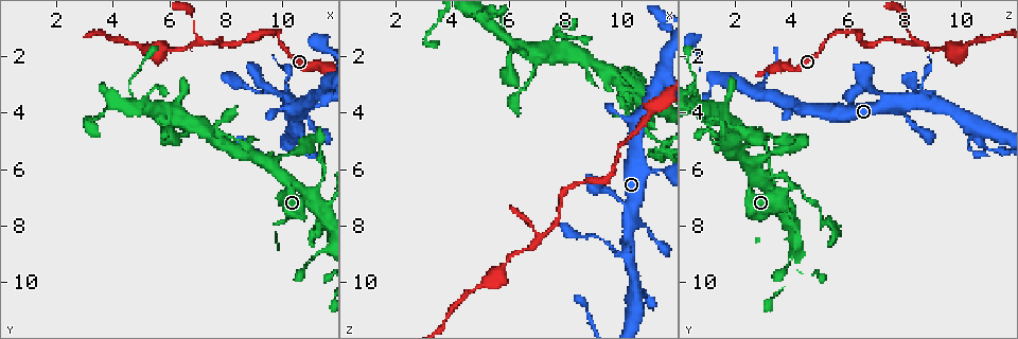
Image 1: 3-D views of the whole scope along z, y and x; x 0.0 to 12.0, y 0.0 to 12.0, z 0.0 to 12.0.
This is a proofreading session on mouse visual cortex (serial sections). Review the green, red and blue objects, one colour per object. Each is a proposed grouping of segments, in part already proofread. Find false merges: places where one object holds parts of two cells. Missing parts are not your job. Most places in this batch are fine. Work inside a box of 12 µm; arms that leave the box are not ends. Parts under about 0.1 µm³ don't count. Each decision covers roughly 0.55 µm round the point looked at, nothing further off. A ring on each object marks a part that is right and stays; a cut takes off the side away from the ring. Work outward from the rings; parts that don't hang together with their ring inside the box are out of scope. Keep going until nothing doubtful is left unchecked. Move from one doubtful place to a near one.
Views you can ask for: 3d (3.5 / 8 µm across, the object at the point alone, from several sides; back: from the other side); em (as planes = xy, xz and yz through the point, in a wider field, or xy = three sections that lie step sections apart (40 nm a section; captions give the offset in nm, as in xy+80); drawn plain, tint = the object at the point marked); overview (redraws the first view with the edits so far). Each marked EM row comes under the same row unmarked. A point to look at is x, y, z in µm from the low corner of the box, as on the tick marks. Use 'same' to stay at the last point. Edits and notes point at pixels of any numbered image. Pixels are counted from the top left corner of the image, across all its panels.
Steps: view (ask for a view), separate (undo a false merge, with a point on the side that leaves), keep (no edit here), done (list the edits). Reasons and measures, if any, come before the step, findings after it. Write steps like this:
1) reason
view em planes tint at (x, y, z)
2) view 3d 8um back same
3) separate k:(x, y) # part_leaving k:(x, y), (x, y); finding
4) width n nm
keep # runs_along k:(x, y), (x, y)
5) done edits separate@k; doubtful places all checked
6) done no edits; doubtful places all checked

branch point
view 3d 3.5um at (7.2, 1.5, 8.3)

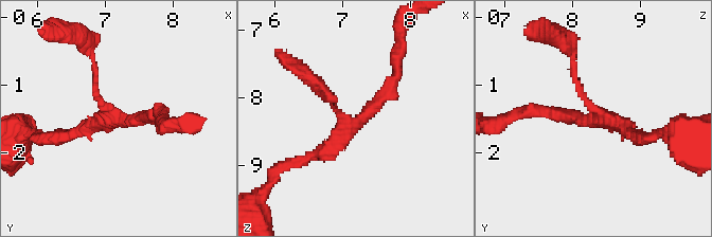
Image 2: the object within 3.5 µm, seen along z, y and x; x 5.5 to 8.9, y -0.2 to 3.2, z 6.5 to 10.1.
arms 3; arm_widths 100, 200, 200 nm
view em xy step 5 tint at (7.20, 1.50, 8.40)

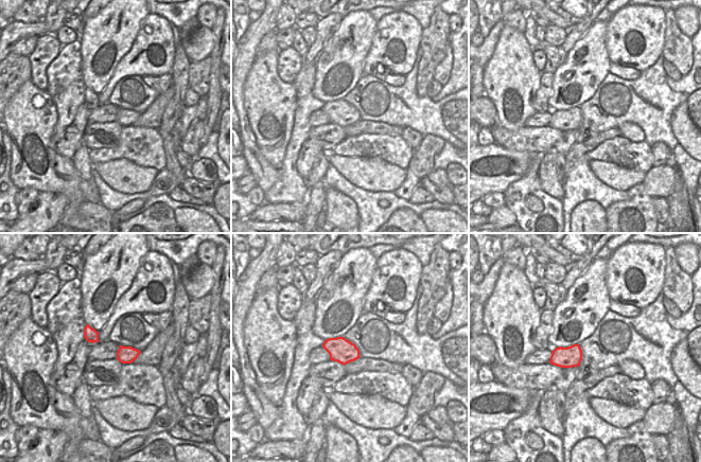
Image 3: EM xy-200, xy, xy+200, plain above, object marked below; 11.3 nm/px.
keep # runs_along 2:(396, 69), (384, 99), (299, 161); all the same cell

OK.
abrupt turn
view 3d 8um at (10.2, 6.6, 4.0)

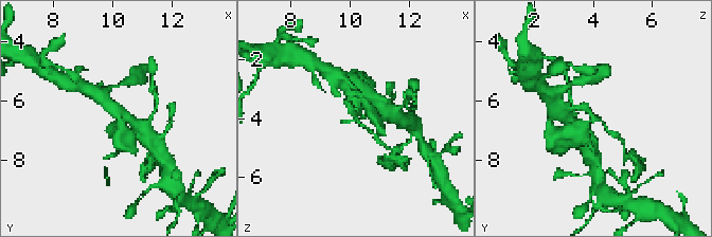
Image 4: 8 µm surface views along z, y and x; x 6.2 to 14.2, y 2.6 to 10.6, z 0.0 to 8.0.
view em xy step 2 tint at (10.2, 6.7, 4.0)

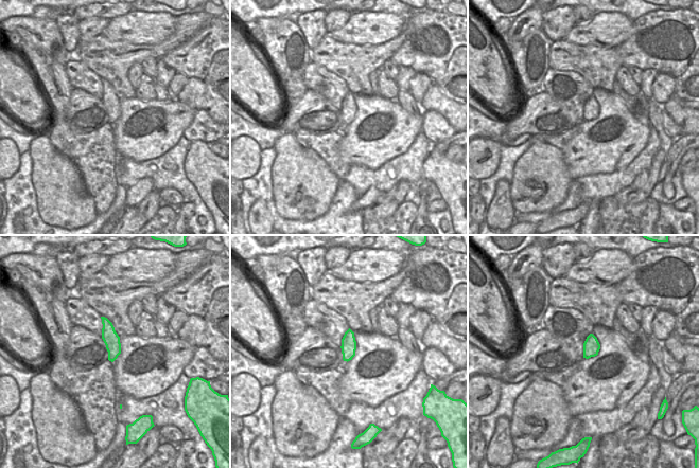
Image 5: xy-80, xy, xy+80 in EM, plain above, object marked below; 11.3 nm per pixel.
keep # runs_along 4:(360, 86), (355, 120), (375, 137); all the same cell

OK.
abrupt turn
view 3d 3.5um at (11.3, 7.6, 5.0)

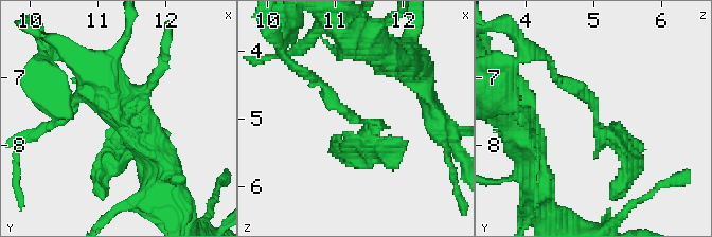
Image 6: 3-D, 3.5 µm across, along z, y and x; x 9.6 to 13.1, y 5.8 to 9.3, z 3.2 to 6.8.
need the tissue
view em xy step 2 tint at (11.40, 7.65, 5.00)

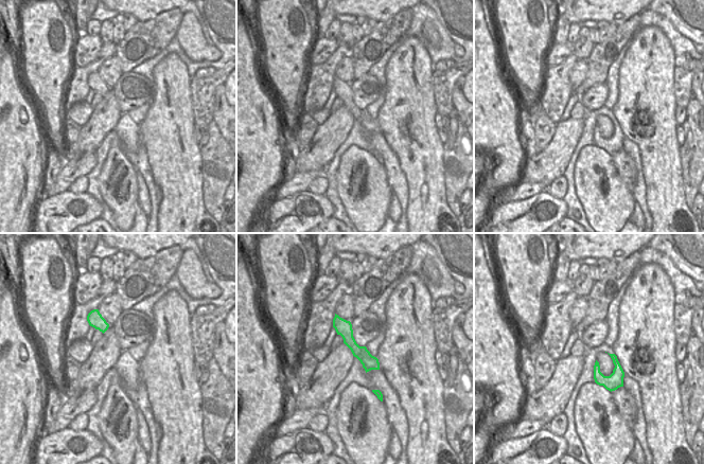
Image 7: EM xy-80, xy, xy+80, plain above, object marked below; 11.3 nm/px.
cut it another way
view em xy step 1 tint same

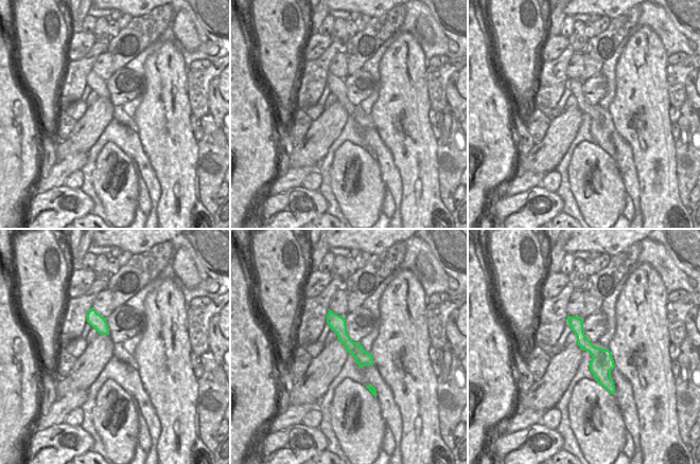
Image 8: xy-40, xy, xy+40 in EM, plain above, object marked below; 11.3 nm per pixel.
keep # runs_along 6:(562, 83), (594, 103), (594, 125), (633, 170); all the same cell

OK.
done no edits; doubtful places all checked

